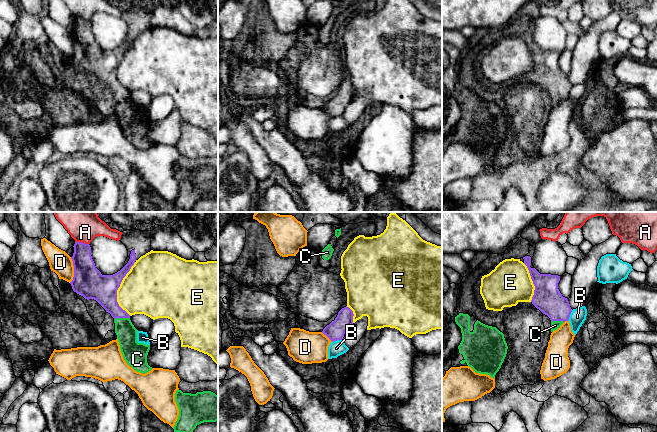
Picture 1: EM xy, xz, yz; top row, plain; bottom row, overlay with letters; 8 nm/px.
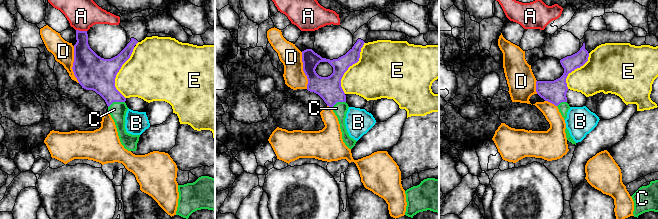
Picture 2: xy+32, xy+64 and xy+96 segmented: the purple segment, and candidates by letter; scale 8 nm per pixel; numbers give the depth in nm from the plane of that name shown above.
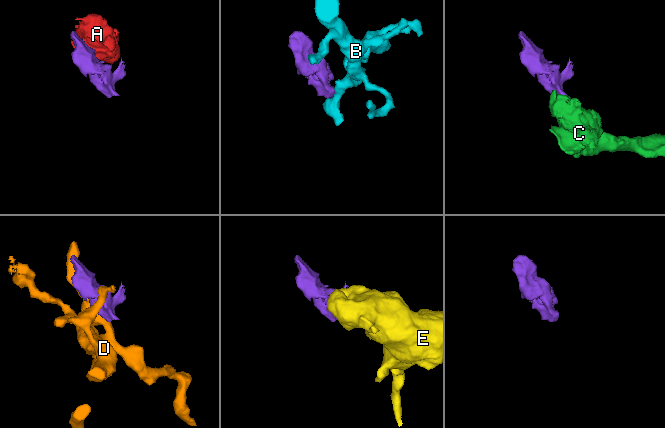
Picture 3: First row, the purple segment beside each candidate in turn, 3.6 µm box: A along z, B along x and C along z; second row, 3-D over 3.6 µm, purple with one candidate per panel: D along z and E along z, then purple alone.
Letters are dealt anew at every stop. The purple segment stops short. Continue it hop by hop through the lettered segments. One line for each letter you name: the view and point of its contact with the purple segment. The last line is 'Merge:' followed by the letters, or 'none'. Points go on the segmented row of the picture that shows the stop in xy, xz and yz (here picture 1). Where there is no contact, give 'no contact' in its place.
C: contact xy (121, 317)
Merge: C

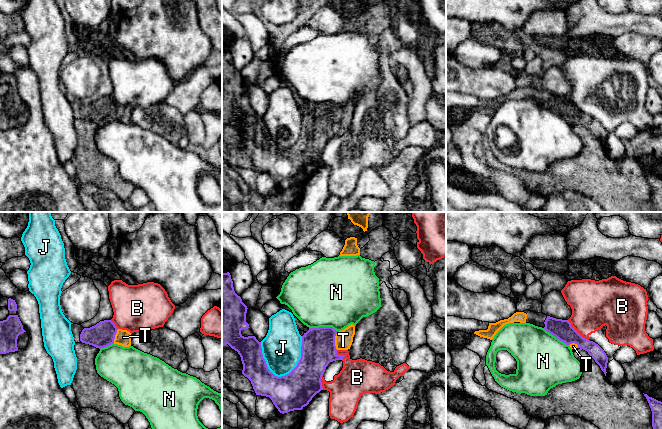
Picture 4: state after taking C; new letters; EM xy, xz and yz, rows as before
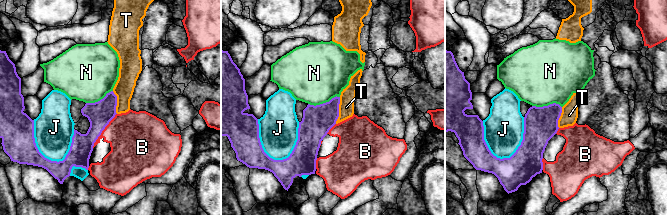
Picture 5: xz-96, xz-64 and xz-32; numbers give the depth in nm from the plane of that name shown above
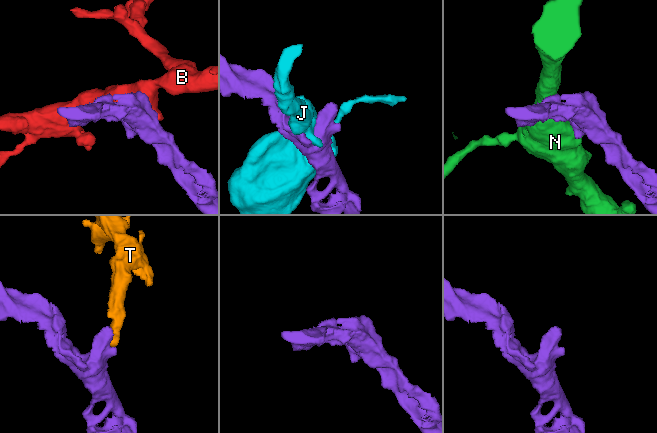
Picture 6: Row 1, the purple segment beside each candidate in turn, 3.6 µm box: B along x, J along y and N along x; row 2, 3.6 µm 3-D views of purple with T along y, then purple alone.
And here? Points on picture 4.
T: contact xz (334, 341)
Merge: T

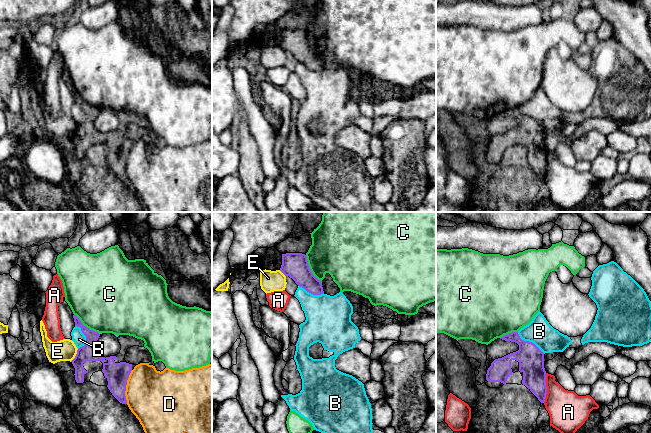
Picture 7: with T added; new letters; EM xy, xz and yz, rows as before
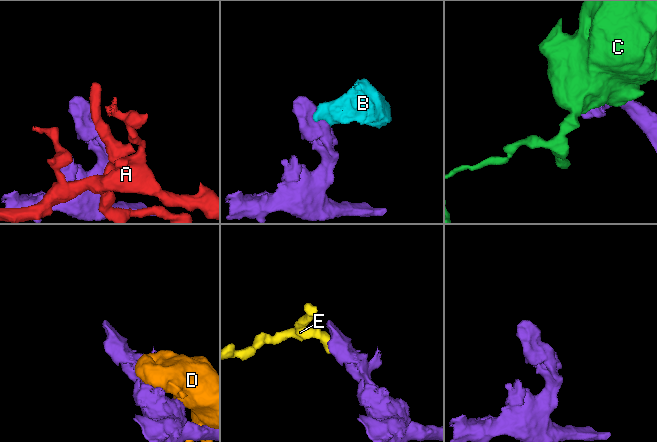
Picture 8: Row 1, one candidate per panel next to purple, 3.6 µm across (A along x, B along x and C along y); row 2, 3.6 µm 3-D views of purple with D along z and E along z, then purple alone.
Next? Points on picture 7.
Merge: none

